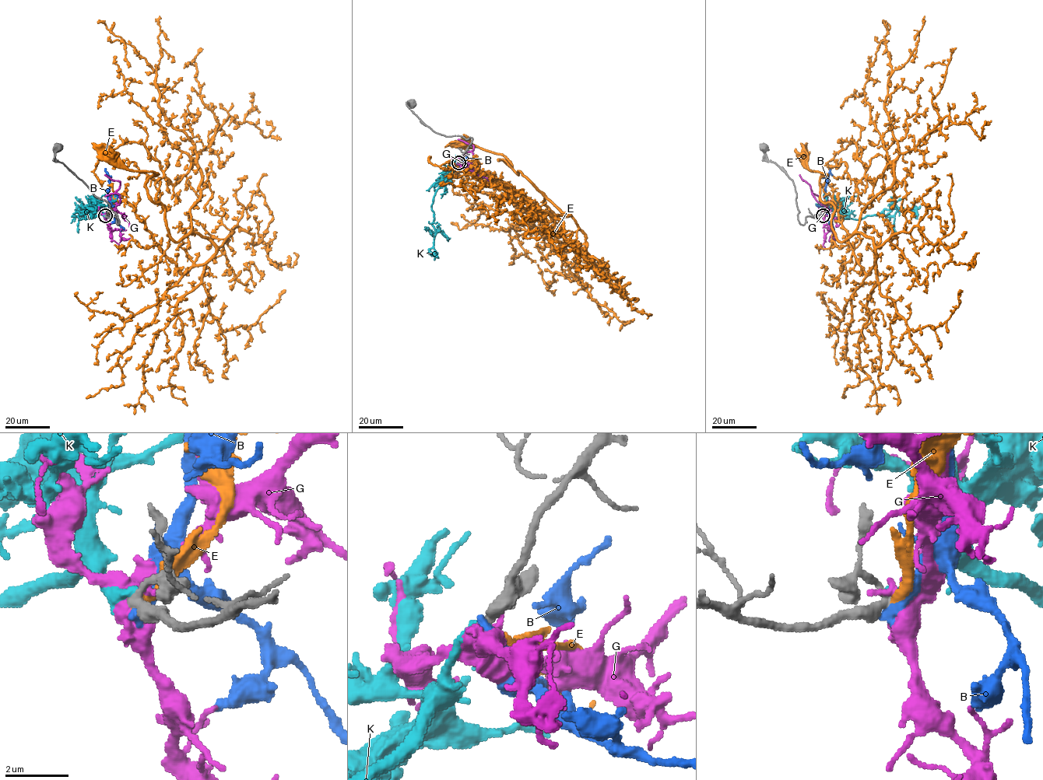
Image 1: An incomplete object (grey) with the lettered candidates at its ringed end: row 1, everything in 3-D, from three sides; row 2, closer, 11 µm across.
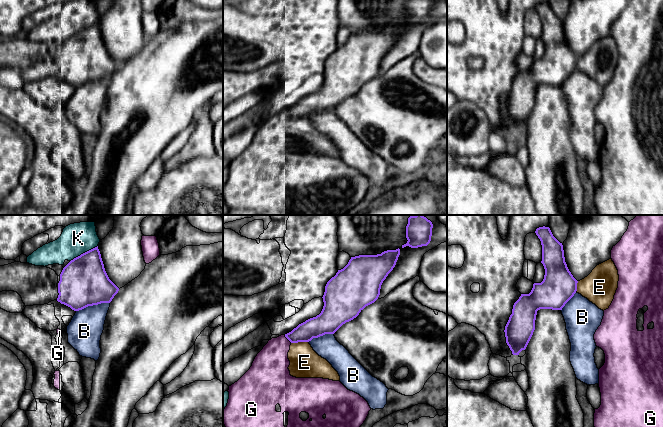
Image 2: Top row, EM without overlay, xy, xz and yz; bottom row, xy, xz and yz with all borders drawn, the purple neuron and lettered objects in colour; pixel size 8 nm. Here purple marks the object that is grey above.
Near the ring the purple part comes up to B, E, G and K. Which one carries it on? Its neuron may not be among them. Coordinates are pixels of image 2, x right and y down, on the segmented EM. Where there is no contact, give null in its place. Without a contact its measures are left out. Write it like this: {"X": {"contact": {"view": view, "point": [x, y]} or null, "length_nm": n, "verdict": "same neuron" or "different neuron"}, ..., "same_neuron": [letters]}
{"B": {"contact": {"view": "xy", "point": [92, 305]}, "length_nm": 280, "verdict": "different neuron"}, "E": {"contact": {"view": "xz", "point": [299, 341]}, "length_nm": 140, "verdict": "different neuron"}, "G": {"contact": {"view": "xz", "point": [288, 339]}, "length_nm": 90, "verdict": "different neuron"}, "K": {"contact": {"view": "xy", "point": [83, 253]}, "length_nm": 260, "verdict": "same neuron"}, "same_neuron": ["K"]}

